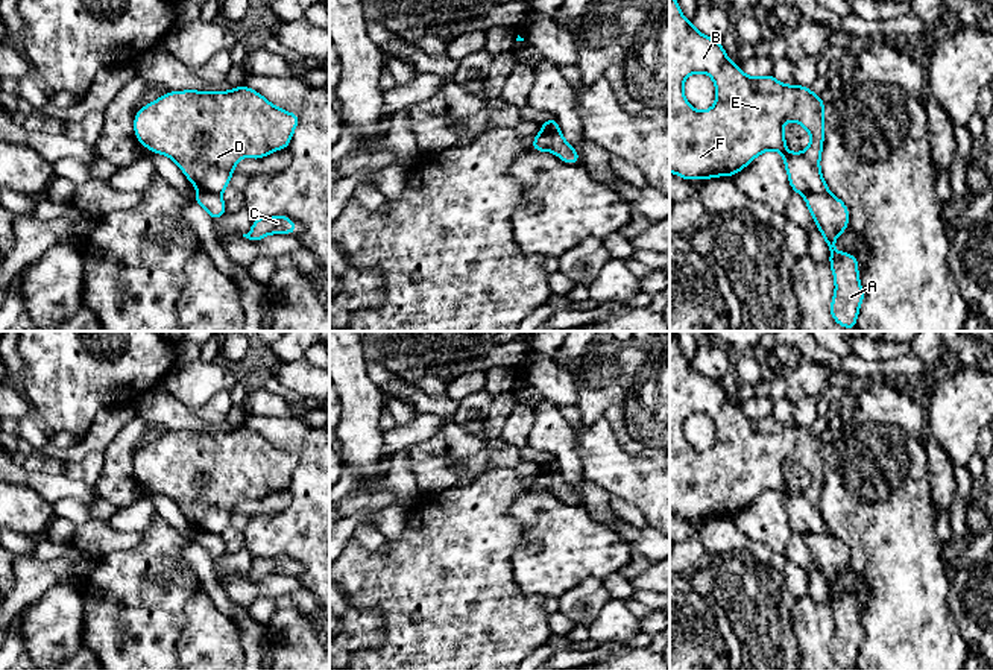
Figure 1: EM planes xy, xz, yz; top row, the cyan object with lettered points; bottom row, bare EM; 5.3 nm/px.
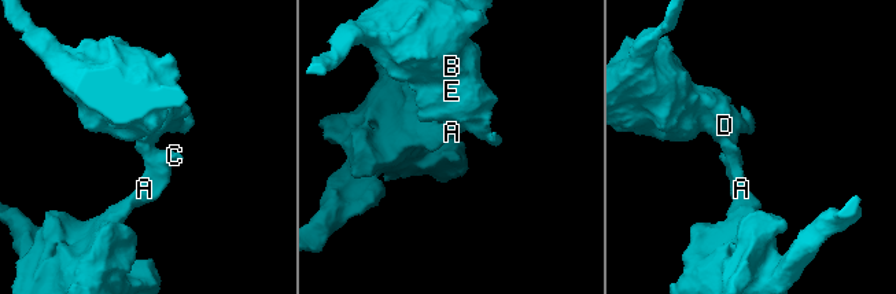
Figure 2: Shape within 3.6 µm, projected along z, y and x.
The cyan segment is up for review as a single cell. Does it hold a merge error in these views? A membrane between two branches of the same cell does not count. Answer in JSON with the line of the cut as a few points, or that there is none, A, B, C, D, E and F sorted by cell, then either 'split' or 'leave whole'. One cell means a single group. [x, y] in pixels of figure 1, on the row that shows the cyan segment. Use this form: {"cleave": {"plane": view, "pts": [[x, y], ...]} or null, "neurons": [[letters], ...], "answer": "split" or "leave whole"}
{"cleave": {"plane": "xz", "pts": [[542, 128], [550, 132], [554, 151]]}, "neurons": [["A", "C"], ["B", "D", "E", "F"]], "answer": "split"}

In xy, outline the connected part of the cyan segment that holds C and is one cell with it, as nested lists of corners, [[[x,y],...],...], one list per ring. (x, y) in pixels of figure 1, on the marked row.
[[[279,214],[275,217],[255,217],[252,229],[243,237],[261,242],[267,234],[296,234],[296,231],[296,223],[290,217]]]

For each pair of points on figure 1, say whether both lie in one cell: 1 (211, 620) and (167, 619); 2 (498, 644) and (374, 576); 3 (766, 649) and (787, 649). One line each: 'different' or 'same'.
1: different
2: same
3: same

